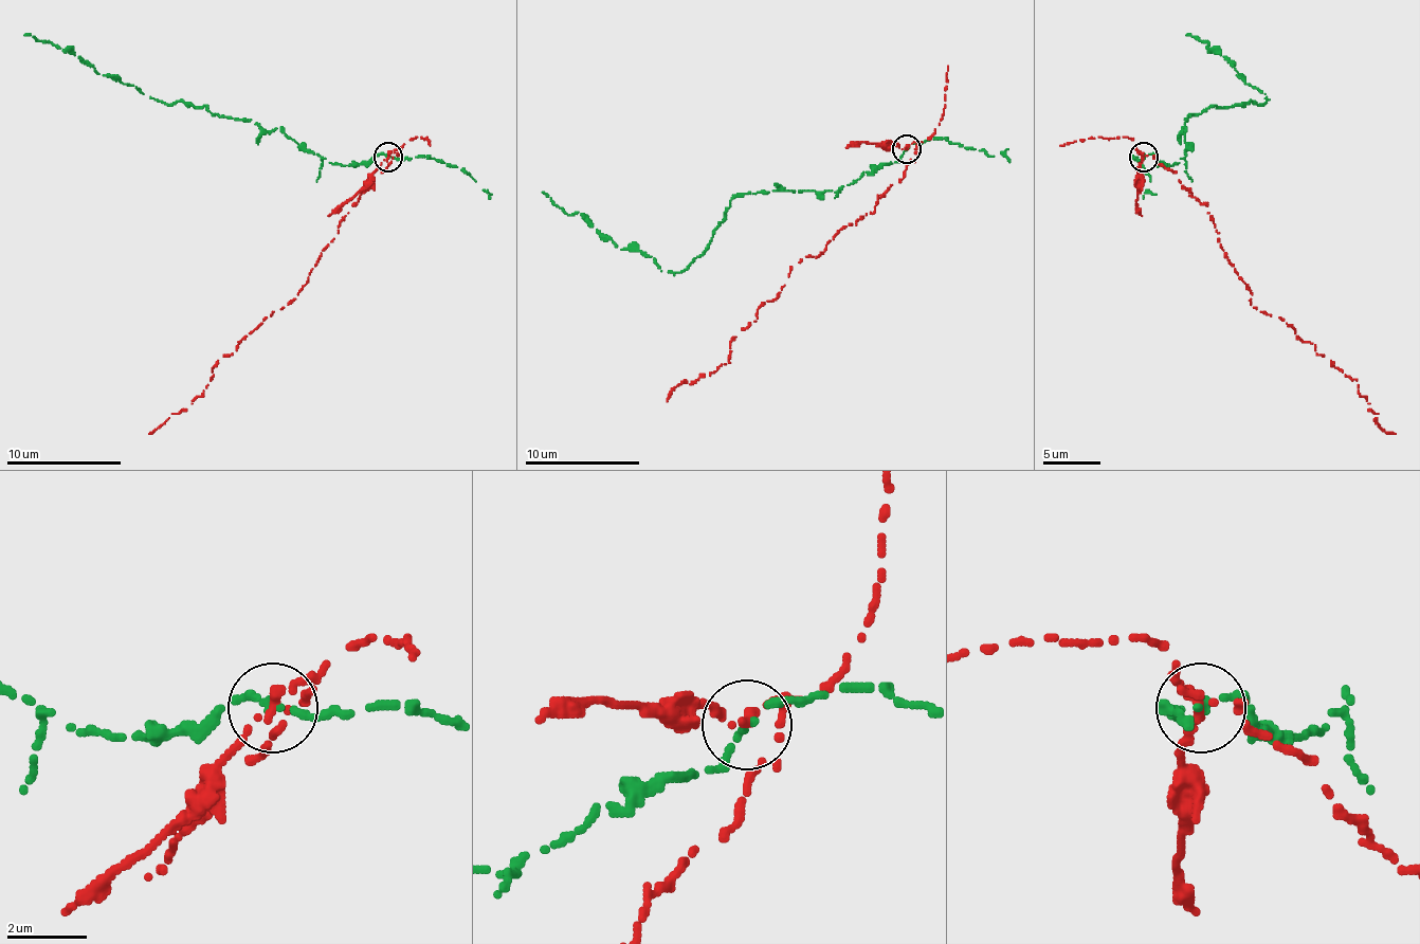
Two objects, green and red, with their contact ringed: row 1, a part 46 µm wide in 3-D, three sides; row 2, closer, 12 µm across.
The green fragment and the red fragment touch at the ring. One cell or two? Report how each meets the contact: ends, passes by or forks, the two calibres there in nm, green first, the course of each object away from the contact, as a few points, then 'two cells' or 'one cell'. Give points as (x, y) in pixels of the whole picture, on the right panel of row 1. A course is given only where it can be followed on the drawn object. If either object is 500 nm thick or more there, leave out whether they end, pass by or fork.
green passes by; red passes by; 160 nm thick on the green side, 200 nm on the other; green runs (1145, 158), (1180, 163), (1188, 118), (1214, 106), (1266, 103), (1266, 94), (1205, 49), (1208, 42), (1185, 34); red runs (1142, 158), (1136, 149), (1208, 206), (1259, 312), (1358, 381), (1375, 421), (1395, 433); two cells

